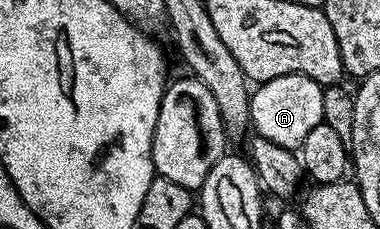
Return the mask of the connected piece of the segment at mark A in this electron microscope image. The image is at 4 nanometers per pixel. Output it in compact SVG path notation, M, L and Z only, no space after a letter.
M301 73L282 75L255 86L251 94L252 129L270 143L278 143L284 149L299 150L306 135L323 122L324 89L314 79Z

